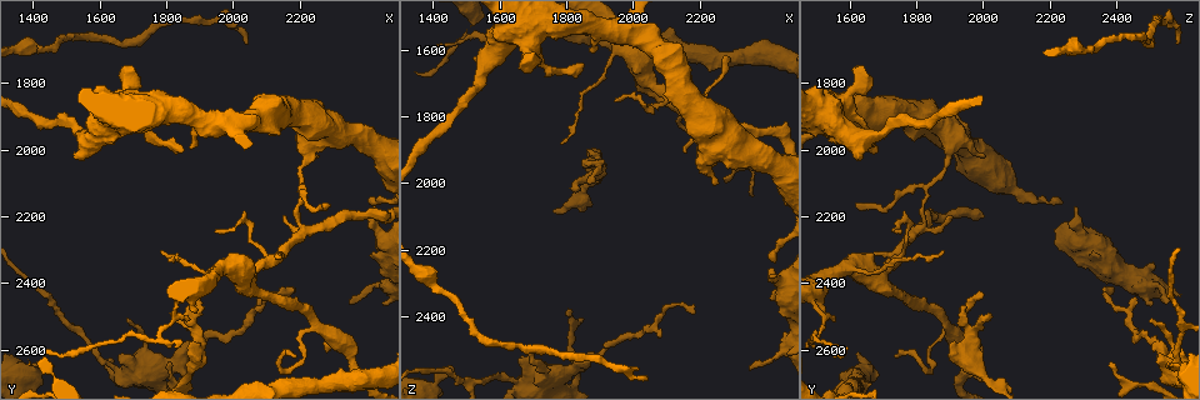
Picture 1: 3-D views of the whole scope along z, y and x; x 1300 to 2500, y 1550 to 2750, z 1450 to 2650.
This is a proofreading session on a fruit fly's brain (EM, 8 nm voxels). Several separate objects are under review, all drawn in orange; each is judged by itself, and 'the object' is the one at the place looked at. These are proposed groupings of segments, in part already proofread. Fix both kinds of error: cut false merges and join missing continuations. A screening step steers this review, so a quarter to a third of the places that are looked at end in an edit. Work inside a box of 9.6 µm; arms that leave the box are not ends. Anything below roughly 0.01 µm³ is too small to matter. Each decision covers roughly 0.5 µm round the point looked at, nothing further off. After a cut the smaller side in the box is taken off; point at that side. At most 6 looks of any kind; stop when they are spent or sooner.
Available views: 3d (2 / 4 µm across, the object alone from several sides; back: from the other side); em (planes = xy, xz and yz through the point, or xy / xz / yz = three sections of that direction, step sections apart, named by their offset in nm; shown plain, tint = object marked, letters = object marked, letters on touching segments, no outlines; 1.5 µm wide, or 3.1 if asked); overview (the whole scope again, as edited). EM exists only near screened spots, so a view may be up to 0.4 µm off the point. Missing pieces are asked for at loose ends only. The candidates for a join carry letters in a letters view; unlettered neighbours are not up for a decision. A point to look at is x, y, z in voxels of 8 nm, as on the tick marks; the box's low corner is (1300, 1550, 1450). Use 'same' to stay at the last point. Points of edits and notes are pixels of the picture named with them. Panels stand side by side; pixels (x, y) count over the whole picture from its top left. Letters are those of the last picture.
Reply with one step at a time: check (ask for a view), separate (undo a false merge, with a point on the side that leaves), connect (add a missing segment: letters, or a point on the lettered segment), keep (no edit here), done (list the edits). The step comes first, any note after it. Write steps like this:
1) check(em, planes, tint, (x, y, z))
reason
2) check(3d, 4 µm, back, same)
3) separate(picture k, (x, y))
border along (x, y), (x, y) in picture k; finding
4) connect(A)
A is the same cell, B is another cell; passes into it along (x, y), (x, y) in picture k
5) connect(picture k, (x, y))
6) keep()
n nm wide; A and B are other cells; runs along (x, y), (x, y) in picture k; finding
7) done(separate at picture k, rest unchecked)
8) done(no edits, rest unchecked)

check(em, xz, step 8, letters, (1450, 2640, 2550))
free end

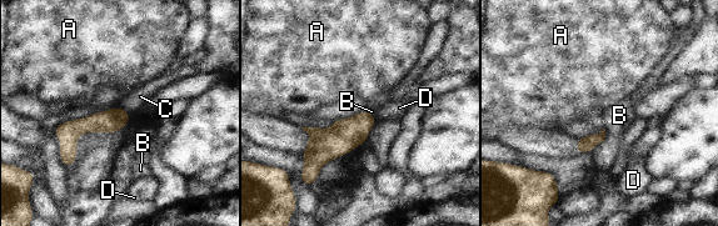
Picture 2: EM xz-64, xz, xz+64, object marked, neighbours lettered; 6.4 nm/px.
check(em, planes, letters, same)
another direction

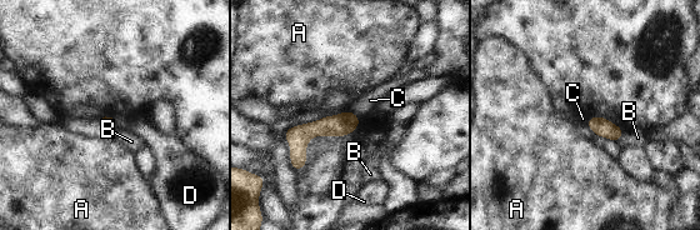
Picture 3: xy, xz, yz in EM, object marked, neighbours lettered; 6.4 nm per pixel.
keep()
A, B, C and D are other cells; runs along (356, 119), (313, 129), (295, 165) in picture 3; no lettered segment goes on from it

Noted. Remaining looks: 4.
check(em, planes, letters, (1400, 2600, 1580))
tapers out

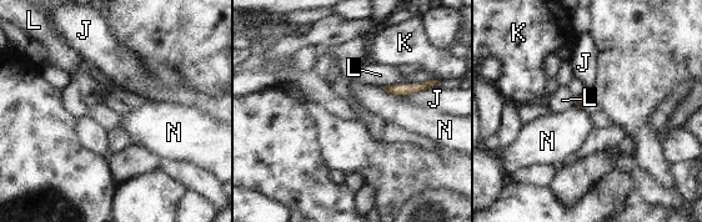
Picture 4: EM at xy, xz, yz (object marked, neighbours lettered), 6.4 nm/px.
keep()
J, K, L and N are other cells; runs along (427, 84), (406, 89), (390, 89) in picture 4; no lettered segment goes on from it

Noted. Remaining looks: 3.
check(3d, 4 µm, (2040, 2370, 1680))
calibre changes

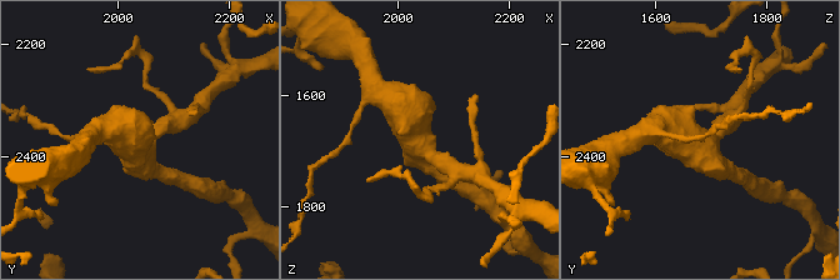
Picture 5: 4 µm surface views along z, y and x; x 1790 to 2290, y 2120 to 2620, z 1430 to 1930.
check(em, planes, letters, (2040, 2375, 1690))
3 arms; arms of 240, 280, 500 nm

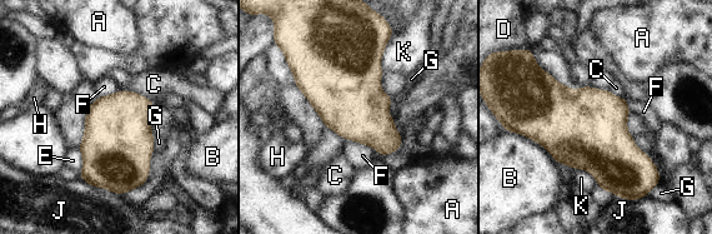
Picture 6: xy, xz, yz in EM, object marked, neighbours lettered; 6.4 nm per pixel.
keep()
440 nm wide; A, B, C, D, E, F, G, H, J and K are other cells; border along (344, 138), (371, 145), (381, 157) in picture 6; one neuron here

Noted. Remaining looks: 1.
done(no edits, rest unchecked)

